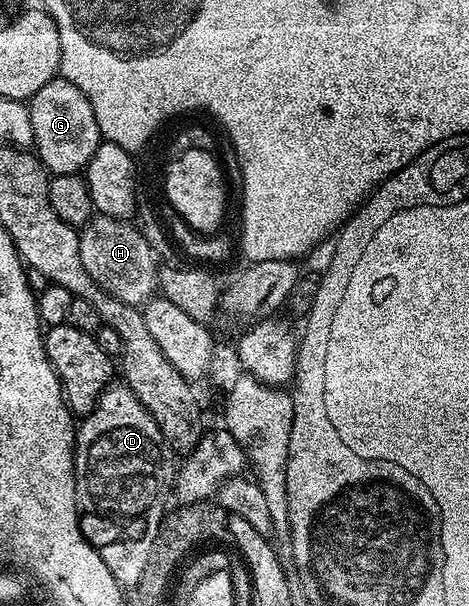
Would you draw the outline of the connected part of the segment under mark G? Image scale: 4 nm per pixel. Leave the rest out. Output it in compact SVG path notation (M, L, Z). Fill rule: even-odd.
M63 77L51 79L28 101L34 133L34 154L45 172L75 175L83 172L102 142L89 99Z

